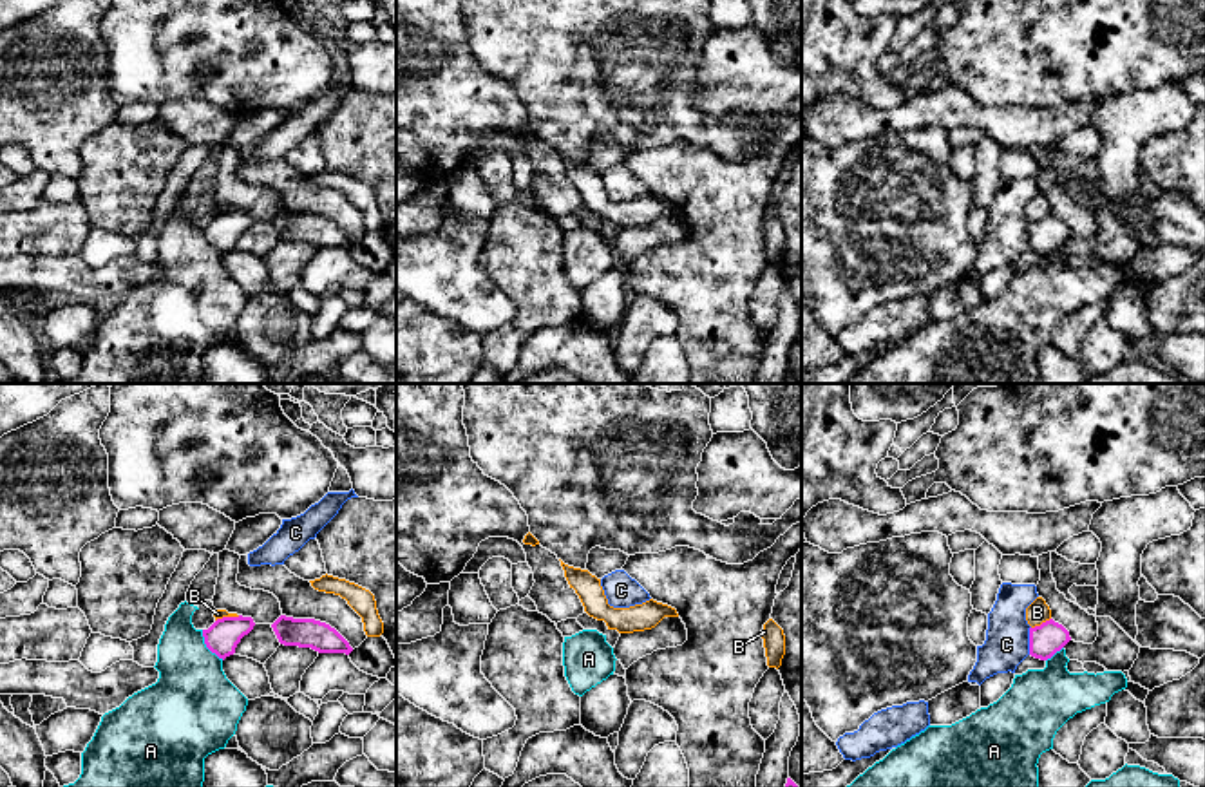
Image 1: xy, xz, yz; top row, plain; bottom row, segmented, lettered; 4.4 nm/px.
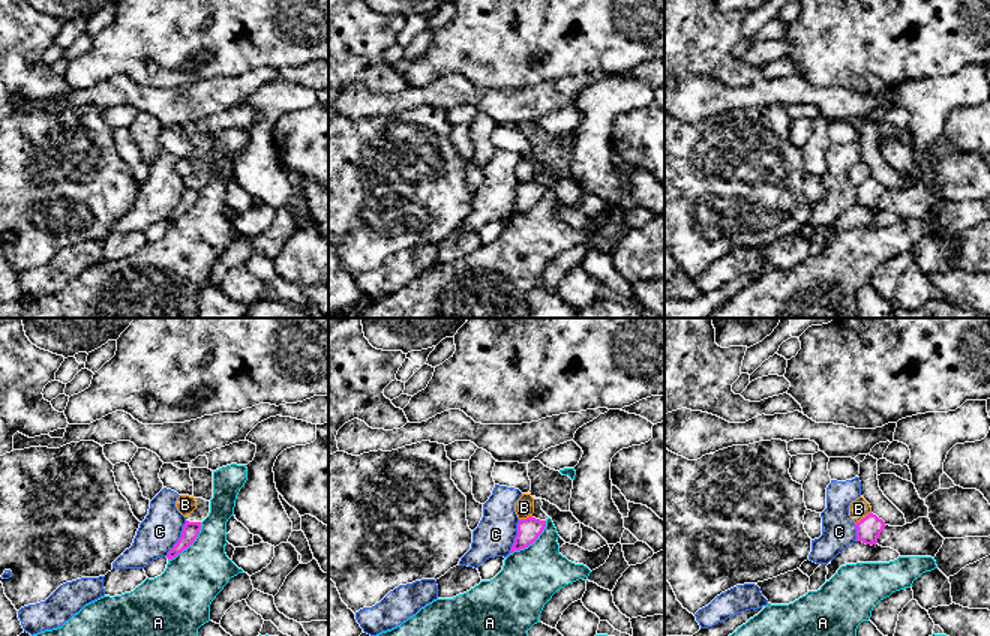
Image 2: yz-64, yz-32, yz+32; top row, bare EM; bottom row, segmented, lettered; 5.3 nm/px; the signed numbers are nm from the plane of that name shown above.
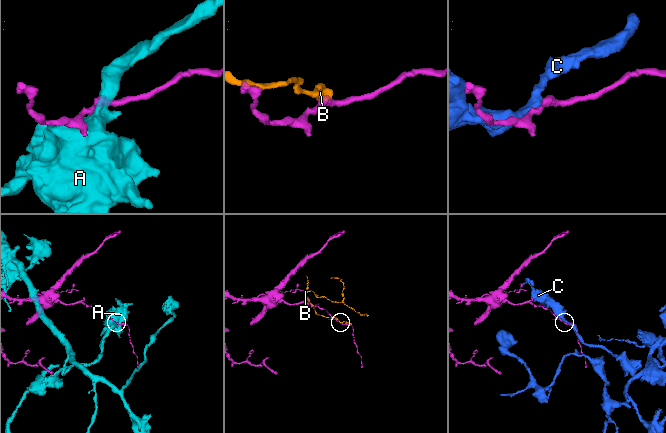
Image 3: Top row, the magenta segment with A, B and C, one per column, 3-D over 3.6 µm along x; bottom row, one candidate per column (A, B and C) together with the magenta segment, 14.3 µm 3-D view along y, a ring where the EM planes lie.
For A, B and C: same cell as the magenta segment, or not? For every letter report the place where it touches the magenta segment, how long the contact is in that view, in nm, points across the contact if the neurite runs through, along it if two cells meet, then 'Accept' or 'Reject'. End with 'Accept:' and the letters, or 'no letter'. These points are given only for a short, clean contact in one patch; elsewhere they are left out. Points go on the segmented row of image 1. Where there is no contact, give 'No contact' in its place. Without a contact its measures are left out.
A: Touches magenta at xy (207, 646). Shared border 170 nm. Reject
B: Touches magenta at yz (1043, 623). Shared border 100 nm. Accept
C: Touches magenta at yz (1030, 641). Shared border 130 nm. Reject
Accept: B

